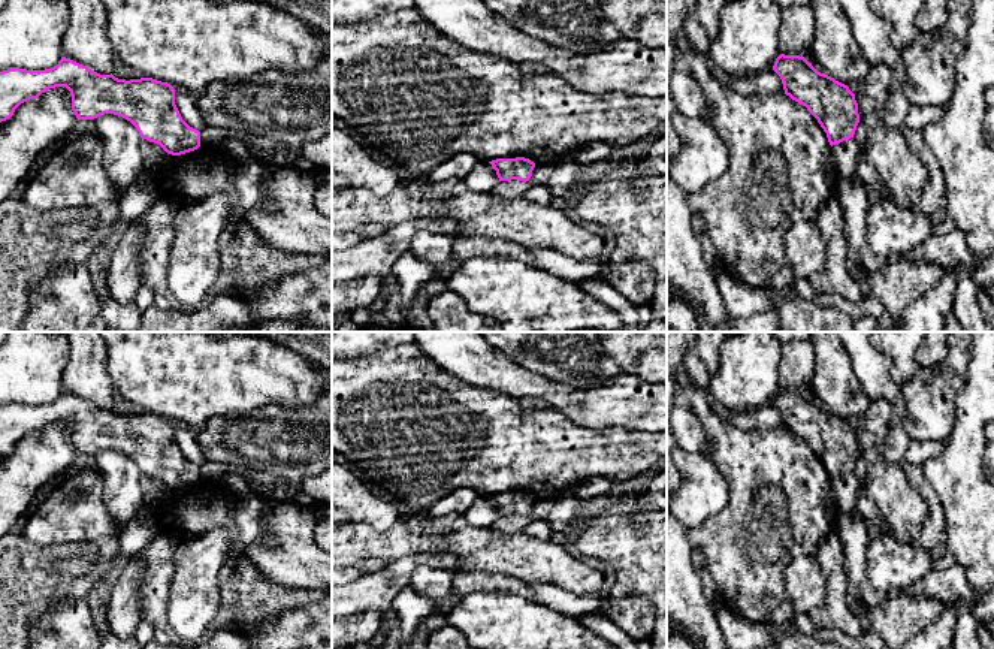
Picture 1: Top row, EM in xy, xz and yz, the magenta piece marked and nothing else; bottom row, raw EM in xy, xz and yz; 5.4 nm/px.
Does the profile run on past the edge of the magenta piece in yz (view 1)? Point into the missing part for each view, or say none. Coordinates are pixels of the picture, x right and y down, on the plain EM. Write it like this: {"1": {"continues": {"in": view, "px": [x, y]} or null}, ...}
{"1": {"continues": null}}

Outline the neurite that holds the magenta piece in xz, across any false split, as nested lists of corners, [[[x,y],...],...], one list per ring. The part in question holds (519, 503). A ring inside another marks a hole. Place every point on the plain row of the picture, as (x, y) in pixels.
[[[525,492],[496,493],[489,498],[496,505],[499,516],[529,516],[535,502],[535,498]]]

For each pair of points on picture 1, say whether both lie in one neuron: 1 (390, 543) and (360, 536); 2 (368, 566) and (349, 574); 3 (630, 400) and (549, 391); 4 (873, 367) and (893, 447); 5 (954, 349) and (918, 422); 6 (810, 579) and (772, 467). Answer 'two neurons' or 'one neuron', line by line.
1: one neuron
2: one neuron
3: one neuron
4: one neuron
5: one neuron
6: two neurons

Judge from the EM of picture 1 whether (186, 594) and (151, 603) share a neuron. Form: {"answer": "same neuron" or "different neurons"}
{"answer": "different neurons"}

